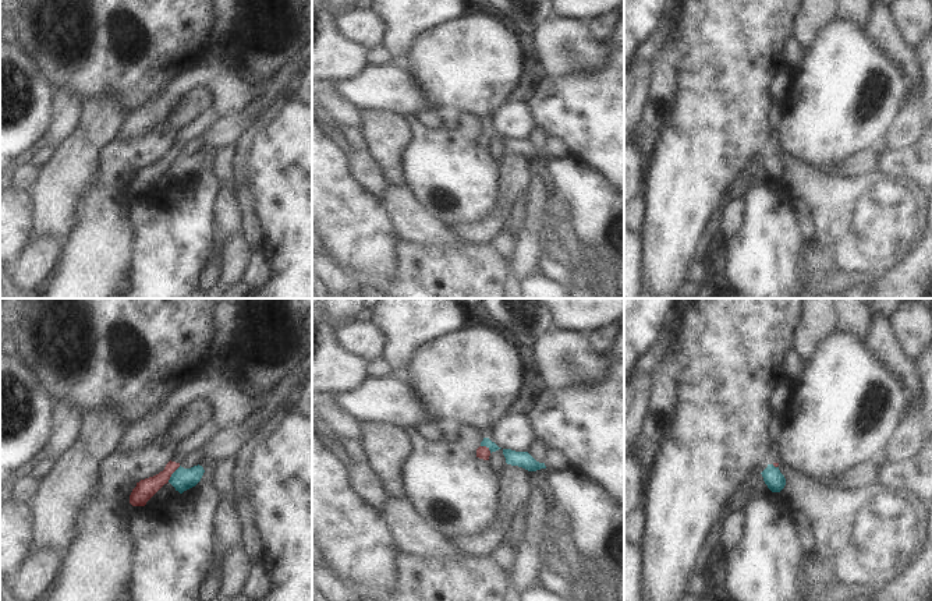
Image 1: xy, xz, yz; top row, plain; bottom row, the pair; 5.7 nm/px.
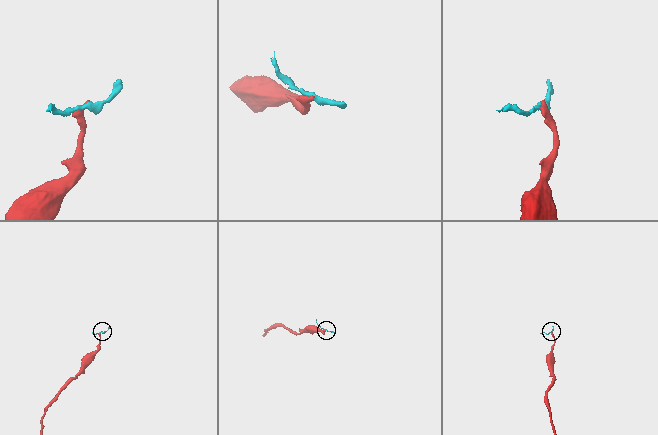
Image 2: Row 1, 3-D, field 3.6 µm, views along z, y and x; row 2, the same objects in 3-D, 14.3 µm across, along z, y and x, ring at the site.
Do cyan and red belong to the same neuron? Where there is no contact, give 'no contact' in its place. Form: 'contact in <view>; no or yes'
contact in xy; no

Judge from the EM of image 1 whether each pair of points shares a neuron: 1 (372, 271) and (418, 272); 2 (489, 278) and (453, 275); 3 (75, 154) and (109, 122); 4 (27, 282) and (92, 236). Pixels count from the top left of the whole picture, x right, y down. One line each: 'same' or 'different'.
1: different
2: same
3: same
4: different

